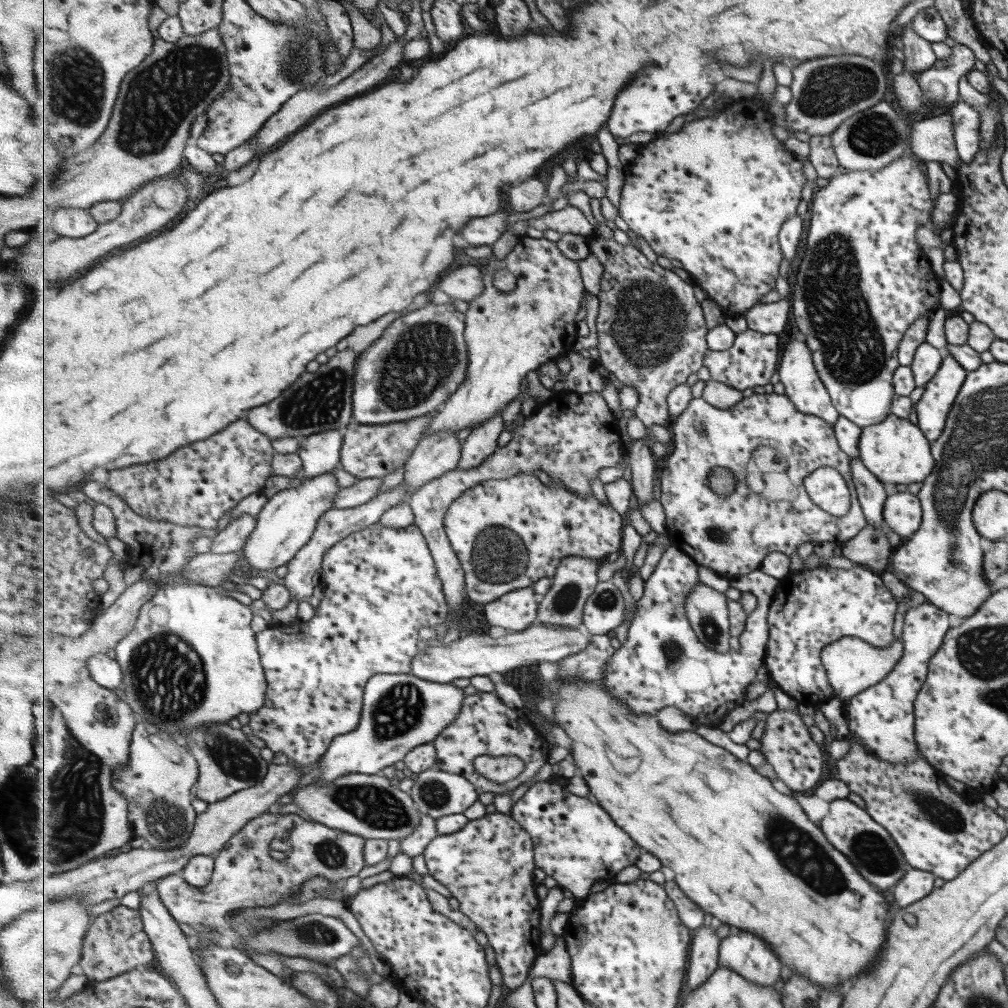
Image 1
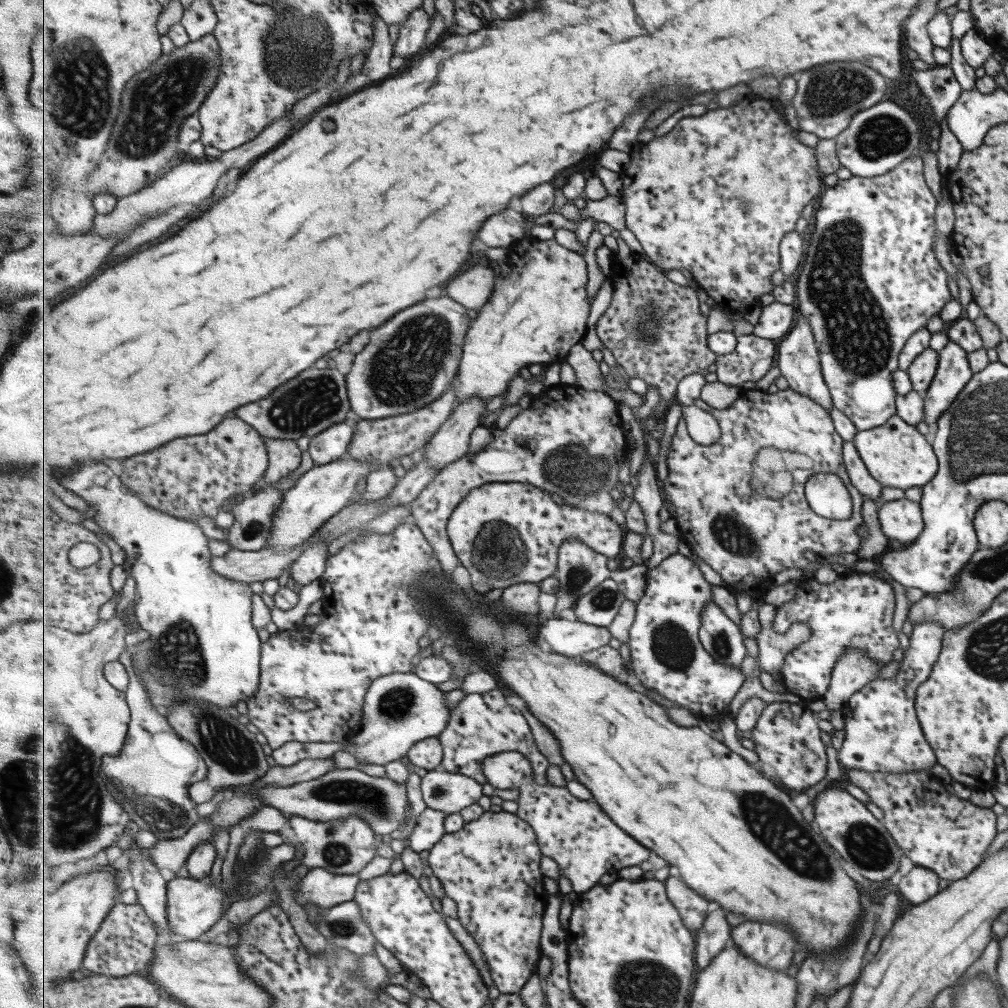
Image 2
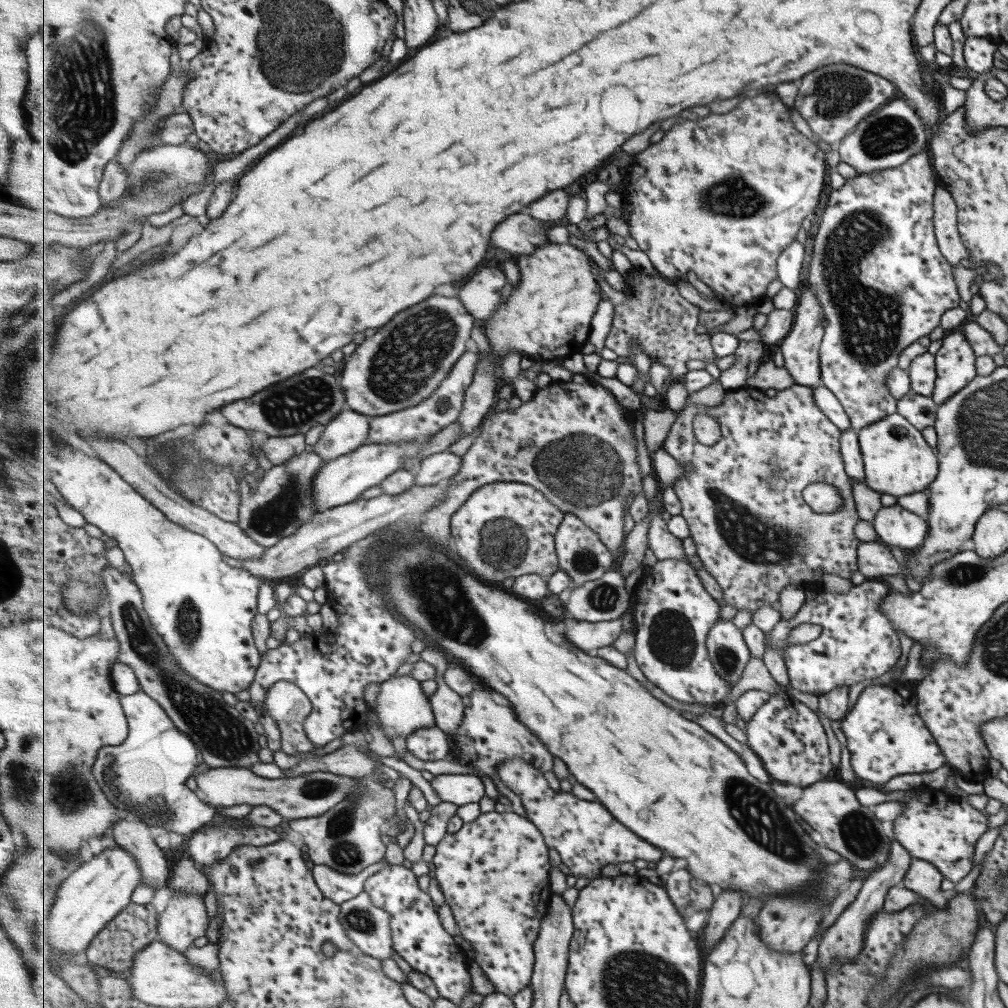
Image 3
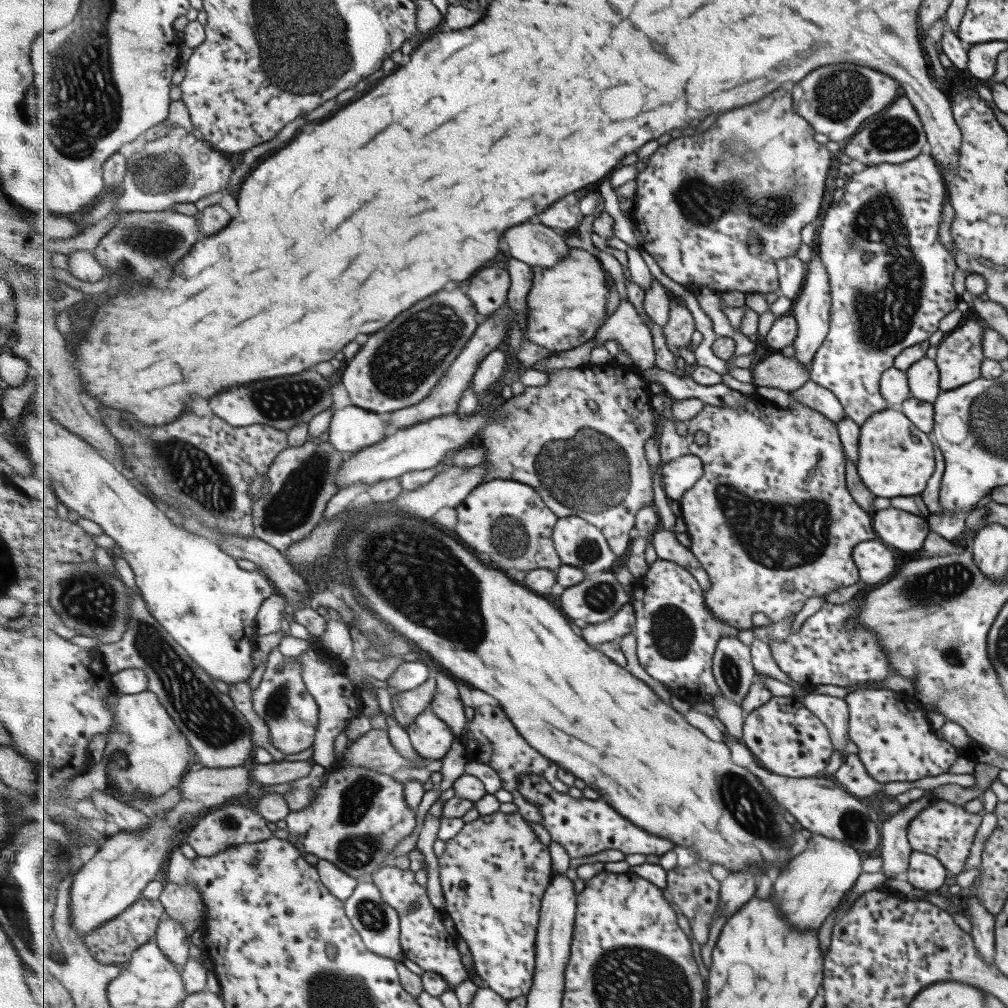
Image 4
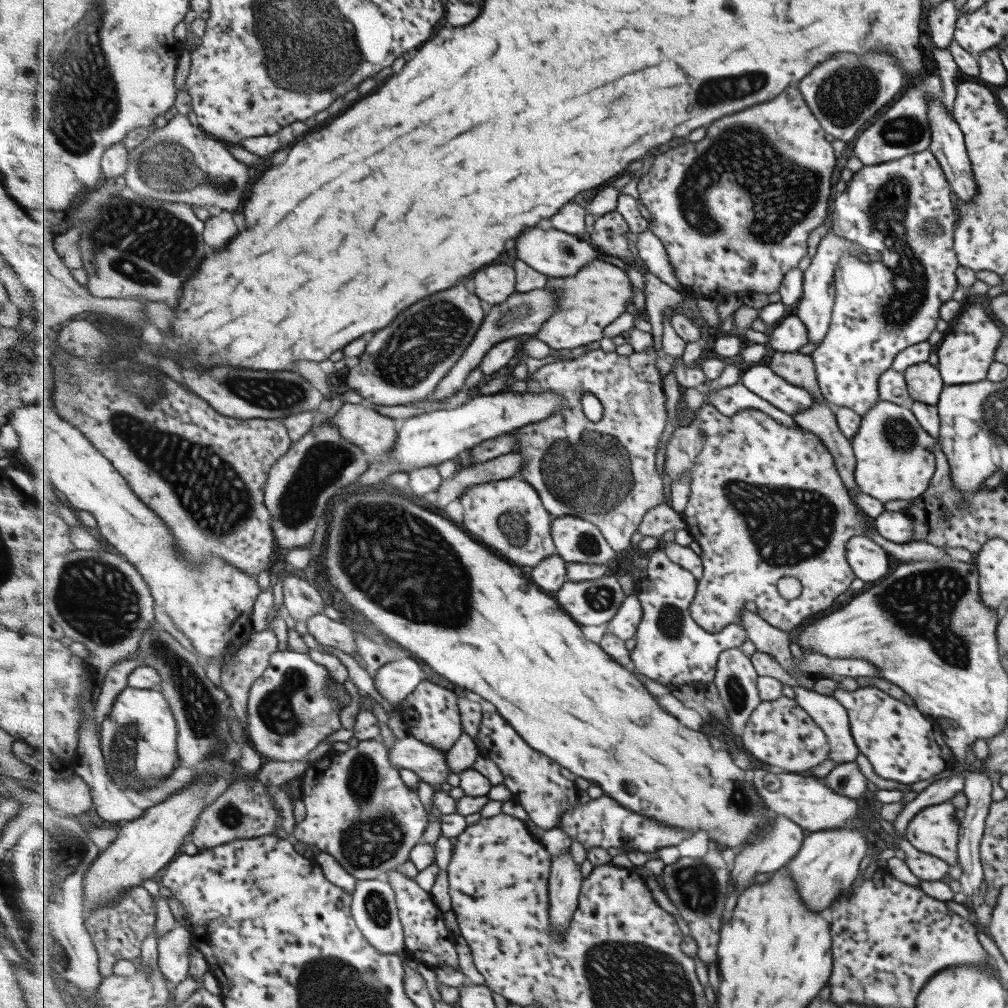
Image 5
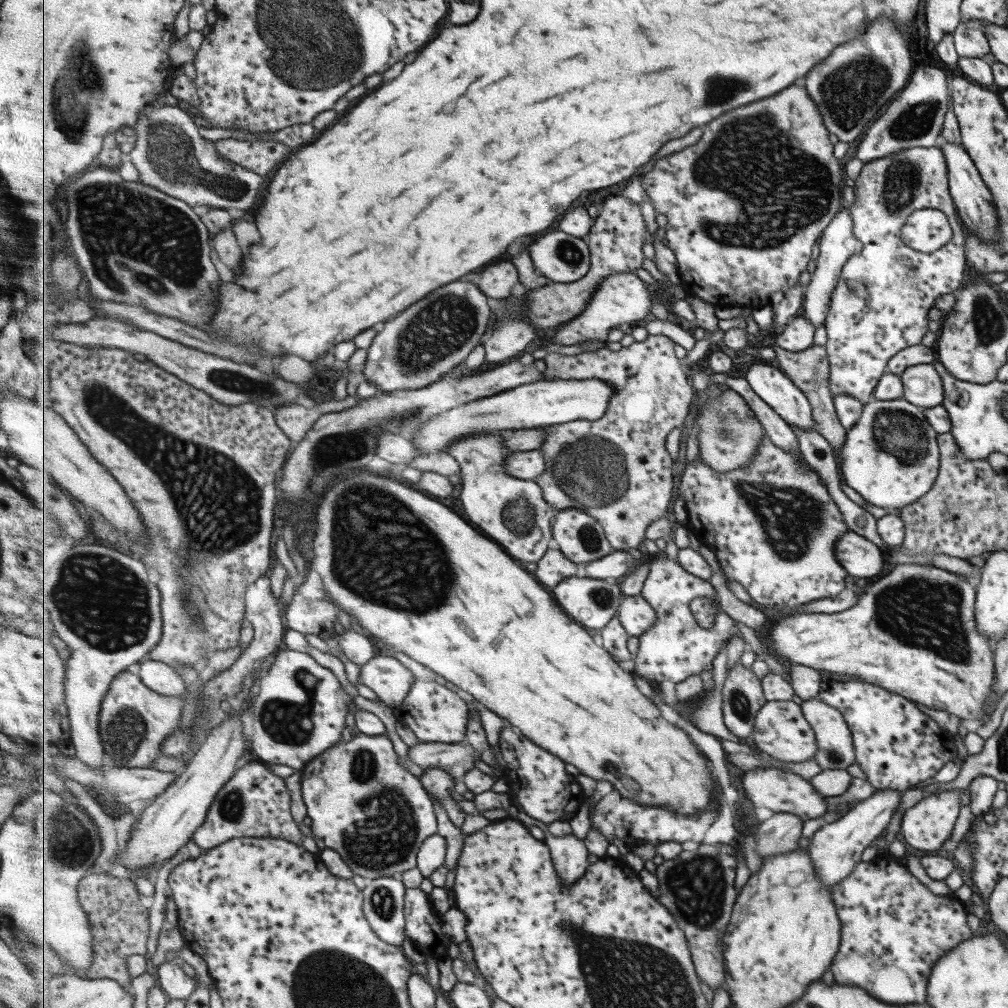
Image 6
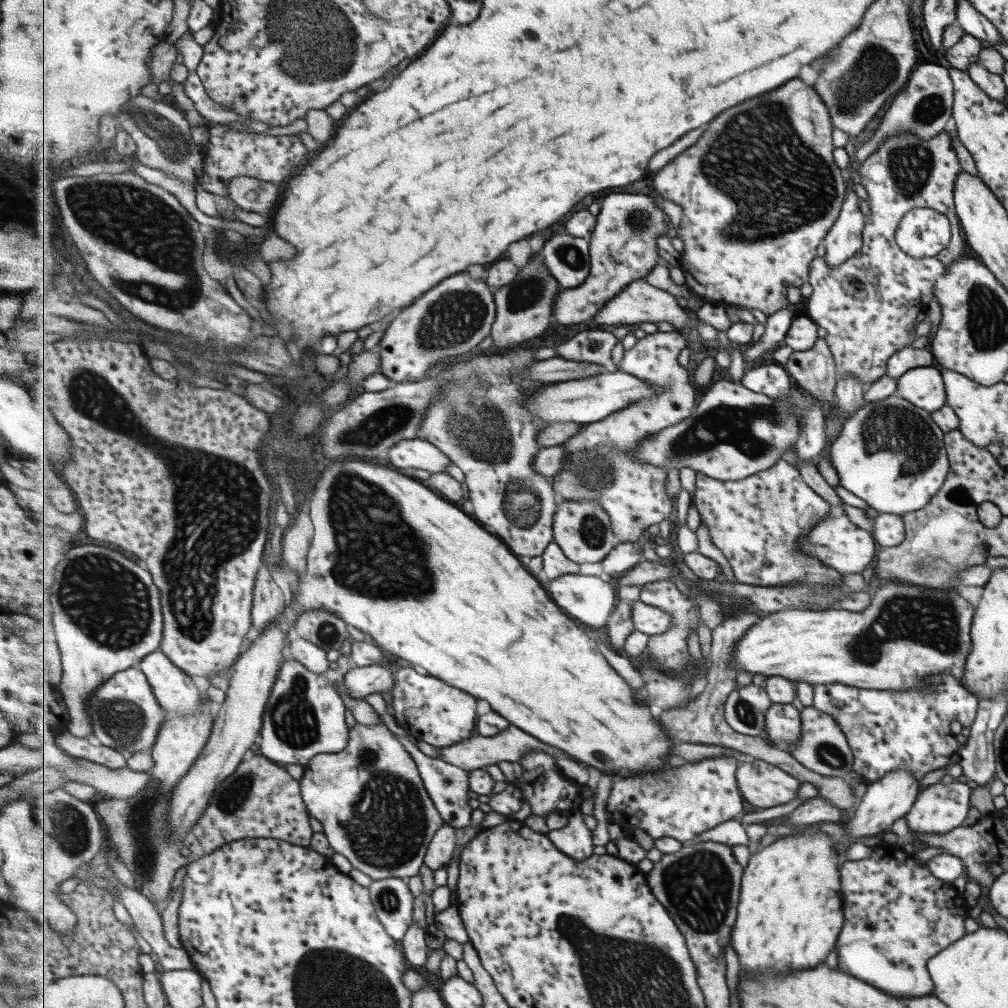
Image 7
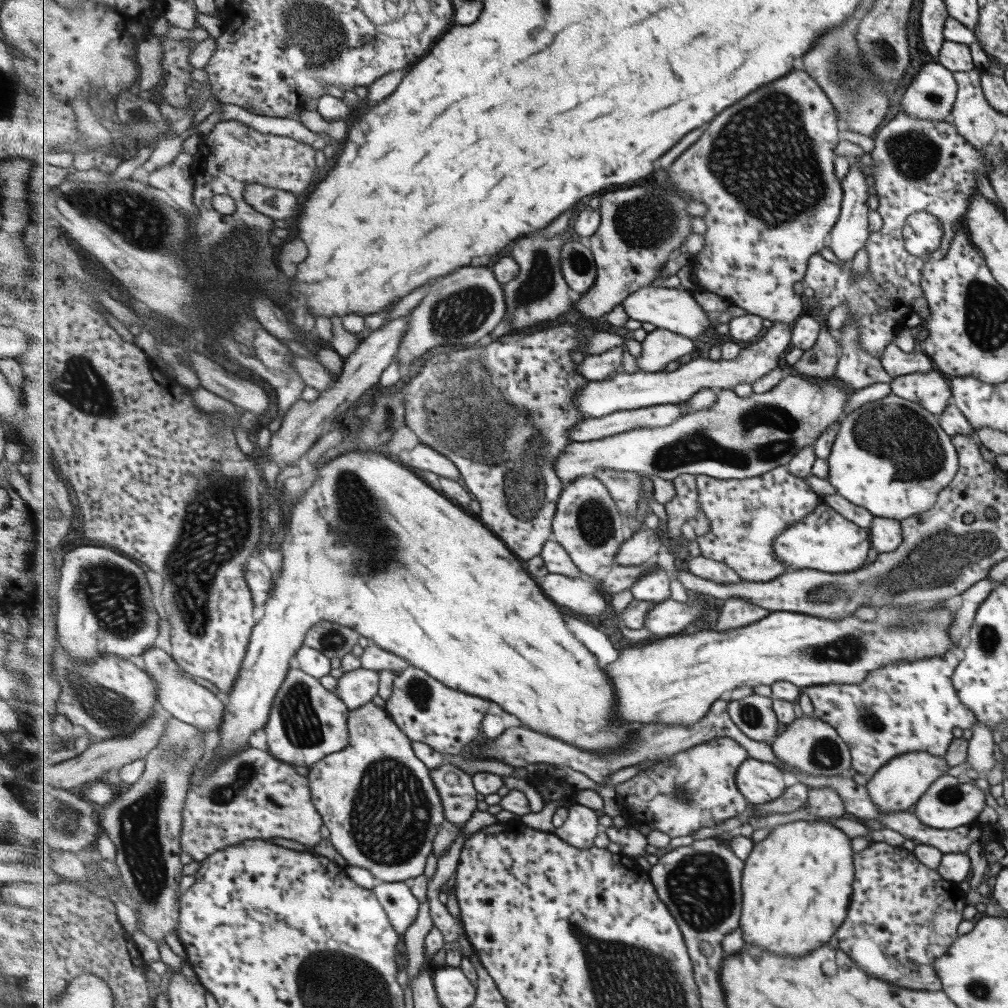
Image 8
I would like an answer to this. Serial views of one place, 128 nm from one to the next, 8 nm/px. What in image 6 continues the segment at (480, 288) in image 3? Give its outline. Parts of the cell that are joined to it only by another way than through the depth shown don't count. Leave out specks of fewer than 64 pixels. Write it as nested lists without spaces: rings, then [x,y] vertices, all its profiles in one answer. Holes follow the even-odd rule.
[[[496,261],[481,272],[481,274],[482,276],[478,285],[492,302],[509,298],[514,286],[520,282],[518,268],[512,261]]]

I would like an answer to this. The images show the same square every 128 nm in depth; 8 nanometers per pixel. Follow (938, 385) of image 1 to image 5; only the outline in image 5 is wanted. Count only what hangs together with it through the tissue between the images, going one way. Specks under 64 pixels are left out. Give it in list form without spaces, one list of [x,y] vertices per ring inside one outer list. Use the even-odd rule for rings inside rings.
[[[965,300],[965,306],[961,309],[943,332],[941,340],[935,346],[935,354],[938,356],[938,371],[942,378],[942,384],[953,386],[977,382],[985,379],[987,367],[993,362],[995,348],[999,345],[999,339],[1003,337],[1000,328],[995,326],[995,318],[989,318],[987,310],[983,306],[972,300]]]

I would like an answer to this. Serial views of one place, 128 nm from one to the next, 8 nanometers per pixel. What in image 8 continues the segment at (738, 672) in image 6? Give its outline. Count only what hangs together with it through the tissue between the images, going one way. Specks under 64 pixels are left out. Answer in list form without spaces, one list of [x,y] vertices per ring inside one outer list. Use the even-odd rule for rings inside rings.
[[[753,692],[741,699],[730,701],[728,712],[733,722],[749,738],[758,741],[772,742],[783,730],[771,697]]]

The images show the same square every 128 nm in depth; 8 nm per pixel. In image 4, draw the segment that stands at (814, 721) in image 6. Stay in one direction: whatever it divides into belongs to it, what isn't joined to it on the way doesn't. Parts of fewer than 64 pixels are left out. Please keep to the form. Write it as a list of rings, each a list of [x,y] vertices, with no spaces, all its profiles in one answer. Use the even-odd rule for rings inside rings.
[[[818,693],[803,694],[801,703],[823,723],[832,749],[844,754],[849,741],[847,703],[840,698]]]

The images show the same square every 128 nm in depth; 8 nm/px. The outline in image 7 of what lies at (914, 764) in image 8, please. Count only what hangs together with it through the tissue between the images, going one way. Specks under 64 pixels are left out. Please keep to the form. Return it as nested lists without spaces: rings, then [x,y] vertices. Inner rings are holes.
[[[897,768],[883,778],[866,783],[865,794],[859,804],[853,808],[849,821],[845,821],[843,836],[845,840],[836,840],[824,832],[813,829],[809,832],[798,831],[796,834],[783,836],[775,842],[763,847],[750,858],[744,870],[742,891],[738,908],[738,917],[733,927],[733,948],[739,954],[740,972],[765,974],[765,972],[791,972],[801,968],[815,968],[825,960],[825,956],[833,950],[837,934],[843,926],[841,892],[839,892],[839,867],[844,861],[848,849],[847,840],[857,840],[861,836],[873,836],[887,831],[895,820],[907,814],[918,794],[919,780],[911,770]]]

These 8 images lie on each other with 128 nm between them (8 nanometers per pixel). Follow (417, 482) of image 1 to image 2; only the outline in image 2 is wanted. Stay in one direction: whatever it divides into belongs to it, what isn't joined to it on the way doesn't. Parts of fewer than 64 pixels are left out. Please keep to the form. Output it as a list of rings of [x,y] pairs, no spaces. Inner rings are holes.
[[[479,396],[461,402],[449,420],[441,425],[441,429],[428,442],[423,461],[439,470],[468,454],[471,434],[481,425],[479,416],[483,414],[485,406],[487,402]]]

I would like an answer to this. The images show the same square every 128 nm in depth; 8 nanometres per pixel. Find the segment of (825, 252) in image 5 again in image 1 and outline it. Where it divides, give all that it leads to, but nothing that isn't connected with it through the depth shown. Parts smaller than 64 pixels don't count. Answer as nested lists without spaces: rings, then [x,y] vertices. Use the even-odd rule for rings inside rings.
[[[791,340],[785,348],[783,348],[783,355],[780,360],[780,368],[778,369],[778,375],[780,381],[786,386],[786,394],[791,398],[791,402],[797,406],[797,410],[801,410],[803,414],[813,414],[817,418],[821,418],[823,422],[835,425],[839,412],[835,410],[835,407],[831,404],[830,396],[827,390],[823,386],[817,372],[815,372],[815,366],[813,366],[813,360],[811,360],[811,352],[809,348],[805,346],[805,342],[799,342],[799,340]]]

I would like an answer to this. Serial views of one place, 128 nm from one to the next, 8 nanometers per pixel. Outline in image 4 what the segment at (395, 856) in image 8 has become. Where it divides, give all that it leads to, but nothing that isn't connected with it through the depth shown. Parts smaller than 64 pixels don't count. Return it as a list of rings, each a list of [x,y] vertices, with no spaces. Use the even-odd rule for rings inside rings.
[[[335,764],[329,771],[329,780],[325,786],[317,790],[316,798],[311,801],[309,808],[301,812],[292,812],[286,818],[289,833],[299,837],[299,842],[303,844],[306,852],[314,854],[320,860],[329,860],[347,872],[349,876],[354,876],[358,880],[370,879],[375,871],[381,866],[385,866],[387,854],[393,852],[393,848],[405,838],[405,836],[415,832],[417,826],[417,808],[409,808],[405,804],[405,790],[403,783],[395,781],[389,774],[381,774],[377,770],[371,770],[369,766],[347,766],[339,768]]]

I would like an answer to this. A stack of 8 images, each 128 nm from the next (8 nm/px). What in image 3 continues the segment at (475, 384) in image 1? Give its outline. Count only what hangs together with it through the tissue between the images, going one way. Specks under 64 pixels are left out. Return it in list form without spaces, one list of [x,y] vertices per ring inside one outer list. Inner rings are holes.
[[[545,243],[533,251],[517,255],[521,266],[521,285],[512,289],[506,302],[486,320],[486,337],[491,346],[493,366],[497,366],[497,378],[501,377],[500,366],[509,352],[521,352],[534,362],[558,362],[571,354],[589,350],[593,318],[604,298],[604,293],[591,270],[591,258],[569,243]]]

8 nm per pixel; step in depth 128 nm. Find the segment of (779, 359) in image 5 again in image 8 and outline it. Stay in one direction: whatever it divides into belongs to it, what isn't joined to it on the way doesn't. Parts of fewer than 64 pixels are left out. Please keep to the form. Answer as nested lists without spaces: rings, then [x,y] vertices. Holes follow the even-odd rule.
[[[816,319],[819,325],[819,334],[816,342],[809,350],[803,351],[801,357],[794,364],[794,369],[799,375],[817,378],[818,380],[829,380],[833,378],[835,362],[837,360],[837,346],[833,338],[829,336],[829,331],[825,328],[824,320]]]

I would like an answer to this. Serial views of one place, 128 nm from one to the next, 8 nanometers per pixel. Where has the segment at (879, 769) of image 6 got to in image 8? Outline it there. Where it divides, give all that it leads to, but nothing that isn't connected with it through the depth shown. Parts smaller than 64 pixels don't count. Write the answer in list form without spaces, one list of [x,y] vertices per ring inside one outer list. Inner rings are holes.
[[[959,653],[943,657],[900,661],[877,668],[859,684],[817,684],[805,687],[813,717],[828,722],[852,751],[853,770],[870,778],[891,758],[907,752],[925,752],[941,758],[953,738],[953,728],[970,729],[975,713],[963,705],[951,685]]]

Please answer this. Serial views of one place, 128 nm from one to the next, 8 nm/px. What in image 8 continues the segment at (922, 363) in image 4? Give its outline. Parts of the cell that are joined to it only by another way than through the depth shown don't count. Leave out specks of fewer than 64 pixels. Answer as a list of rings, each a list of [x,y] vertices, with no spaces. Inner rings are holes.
[[[935,369],[896,376],[888,385],[890,394],[913,402],[936,416],[951,400],[946,377]]]

